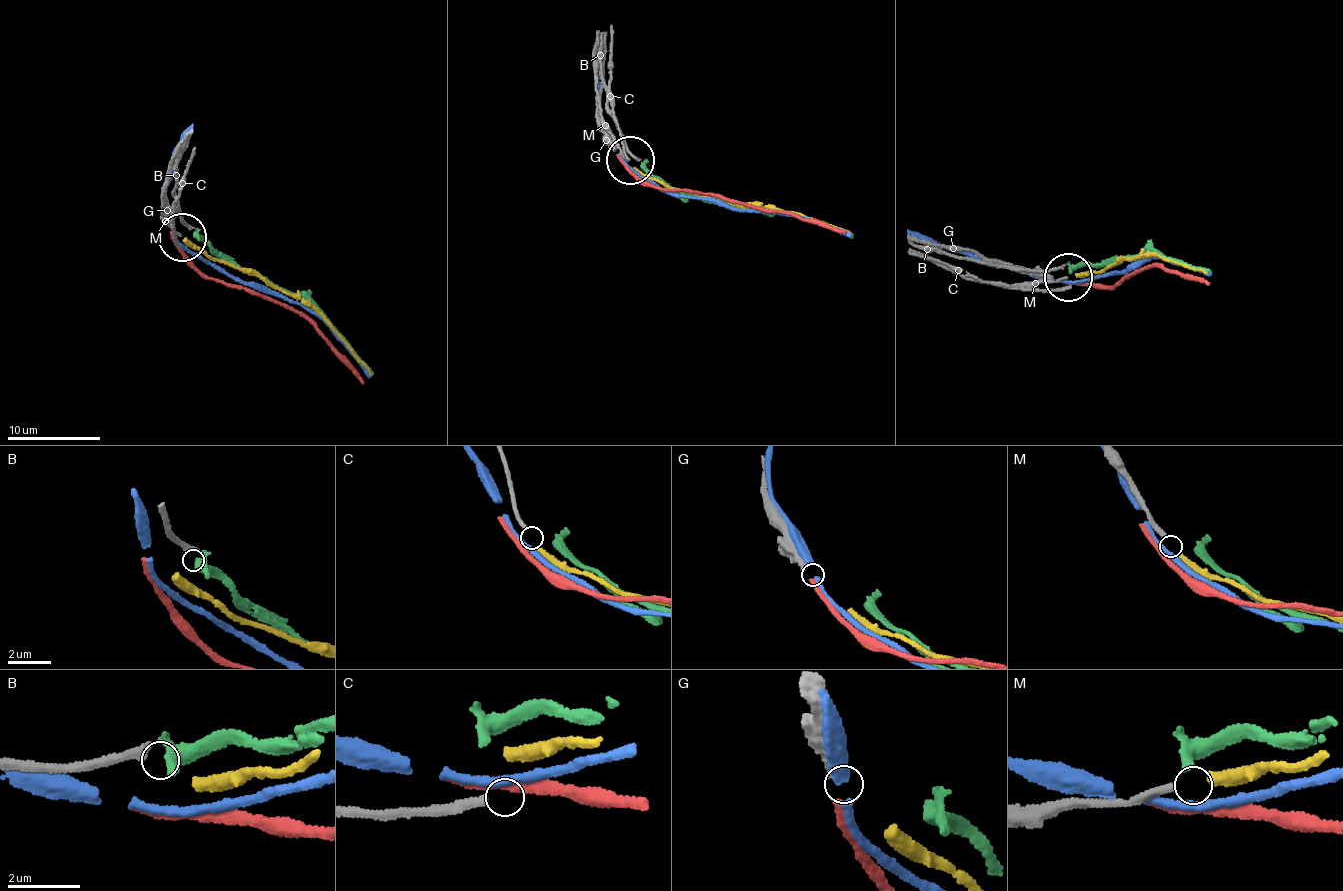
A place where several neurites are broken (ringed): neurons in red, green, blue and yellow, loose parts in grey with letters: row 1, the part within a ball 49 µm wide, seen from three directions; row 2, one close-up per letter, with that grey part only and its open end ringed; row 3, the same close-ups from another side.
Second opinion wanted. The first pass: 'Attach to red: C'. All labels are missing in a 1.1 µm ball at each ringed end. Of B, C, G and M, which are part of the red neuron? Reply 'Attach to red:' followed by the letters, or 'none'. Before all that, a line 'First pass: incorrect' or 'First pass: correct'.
First pass: incorrect
Attach to red: G

